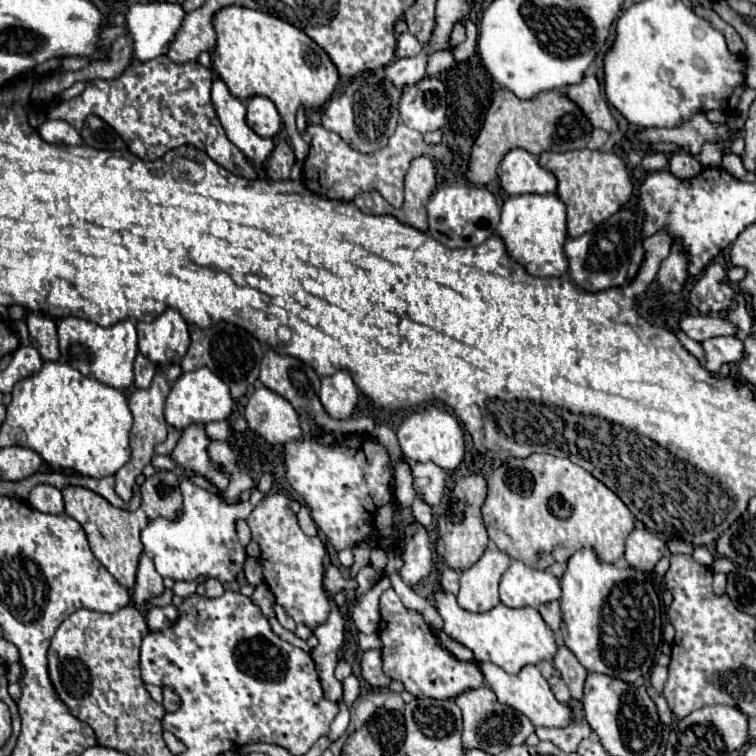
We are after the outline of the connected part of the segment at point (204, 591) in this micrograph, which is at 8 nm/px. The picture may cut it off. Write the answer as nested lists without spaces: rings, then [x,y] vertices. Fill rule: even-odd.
[[[208,579],[204,585],[198,587],[198,593],[204,597],[220,597],[224,593],[224,587],[218,579]]]

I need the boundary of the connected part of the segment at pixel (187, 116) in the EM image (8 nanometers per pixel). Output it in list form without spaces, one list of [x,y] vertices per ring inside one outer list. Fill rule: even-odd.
[[[168,57],[152,59],[150,63],[138,63],[124,69],[118,79],[94,79],[86,83],[82,95],[70,101],[54,101],[48,109],[48,119],[68,121],[76,131],[80,131],[88,115],[96,115],[122,135],[128,149],[142,161],[156,161],[166,155],[166,151],[192,145],[206,151],[210,159],[226,167],[226,171],[254,181],[254,167],[246,161],[242,151],[234,147],[212,107],[210,87],[212,71],[200,63],[172,63]]]

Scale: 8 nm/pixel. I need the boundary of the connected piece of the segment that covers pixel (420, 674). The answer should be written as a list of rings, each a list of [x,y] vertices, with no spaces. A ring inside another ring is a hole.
[[[390,587],[380,597],[380,639],[384,643],[382,647],[382,659],[384,659],[384,673],[390,679],[400,681],[406,691],[410,691],[418,699],[454,699],[462,691],[478,689],[484,685],[484,677],[476,663],[462,663],[454,659],[446,649],[442,649],[432,633],[432,629],[424,623],[422,615],[416,611],[410,611],[402,605],[400,597]]]

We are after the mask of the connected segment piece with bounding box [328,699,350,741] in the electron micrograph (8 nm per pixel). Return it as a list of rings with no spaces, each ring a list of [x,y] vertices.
[[[338,699],[338,715],[336,715],[336,719],[334,719],[334,723],[330,725],[330,739],[332,741],[336,741],[342,733],[346,733],[346,729],[348,729],[348,721],[350,721],[350,717],[348,717],[348,707],[346,707],[346,703],[342,701],[342,699]]]

